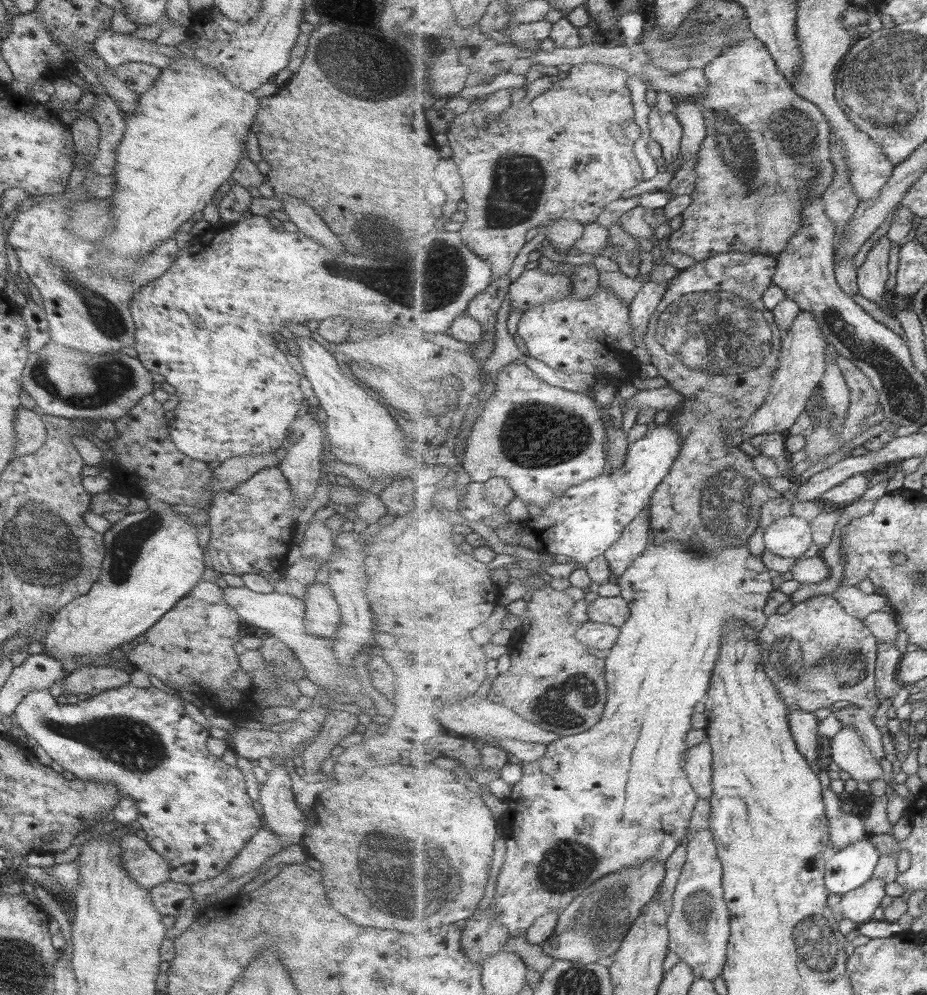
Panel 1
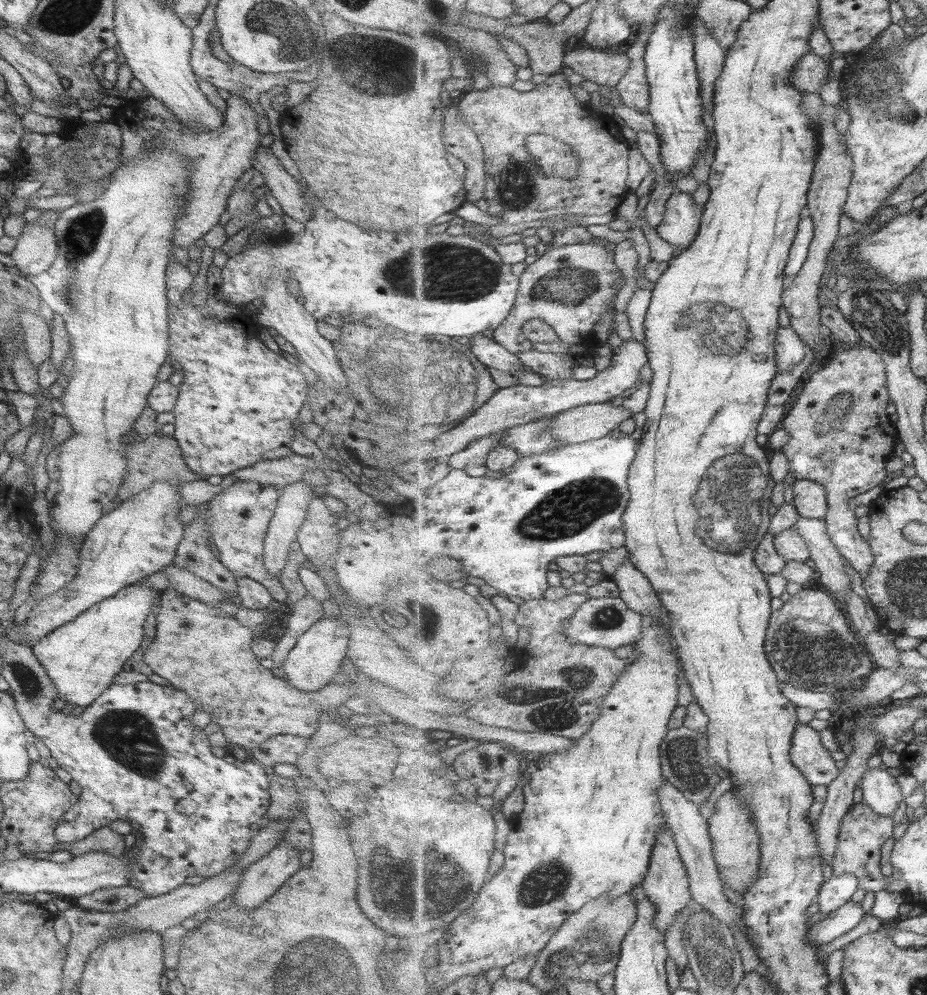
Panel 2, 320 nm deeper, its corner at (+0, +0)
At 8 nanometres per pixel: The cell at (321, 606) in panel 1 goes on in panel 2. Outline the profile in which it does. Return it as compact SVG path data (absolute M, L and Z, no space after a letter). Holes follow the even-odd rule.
M321 616L309 627L309 629L297 640L295 645L289 650L283 664L284 681L299 692L313 692L319 690L324 685L328 685L334 674L338 672L341 661L345 658L345 648L347 648L347 628L341 624L341 620L335 618L325 618Z

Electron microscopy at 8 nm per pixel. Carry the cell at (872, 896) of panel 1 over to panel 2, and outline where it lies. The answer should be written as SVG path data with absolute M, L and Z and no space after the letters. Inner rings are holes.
M856 901L848 902L828 917L813 924L808 932L808 939L814 944L829 944L839 936L853 930L865 918L865 910Z

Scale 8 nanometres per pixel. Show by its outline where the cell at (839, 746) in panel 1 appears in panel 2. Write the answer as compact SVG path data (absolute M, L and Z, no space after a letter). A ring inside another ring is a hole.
M878 767L866 773L859 785L863 790L863 802L871 806L879 816L893 816L899 808L899 802L904 799L897 778Z

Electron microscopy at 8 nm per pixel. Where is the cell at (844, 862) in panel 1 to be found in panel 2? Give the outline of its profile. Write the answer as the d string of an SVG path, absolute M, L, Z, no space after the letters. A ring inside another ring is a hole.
M855 875L831 876L823 883L823 888L817 898L821 914L828 917L844 904L851 902L860 888L859 883Z

